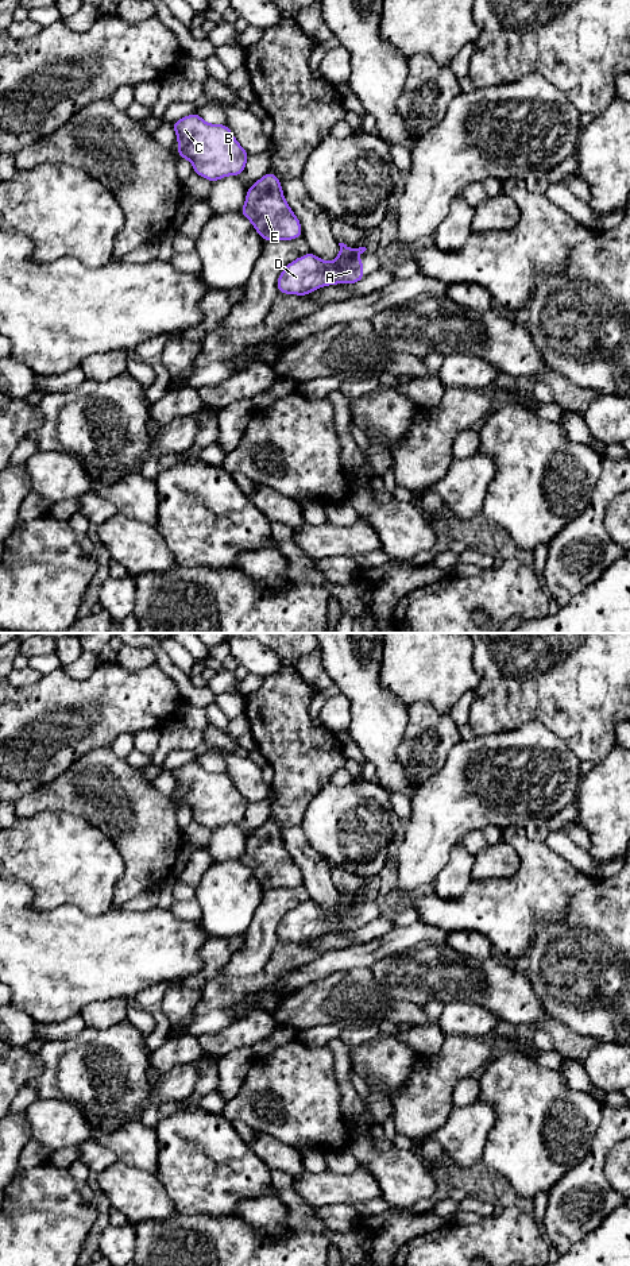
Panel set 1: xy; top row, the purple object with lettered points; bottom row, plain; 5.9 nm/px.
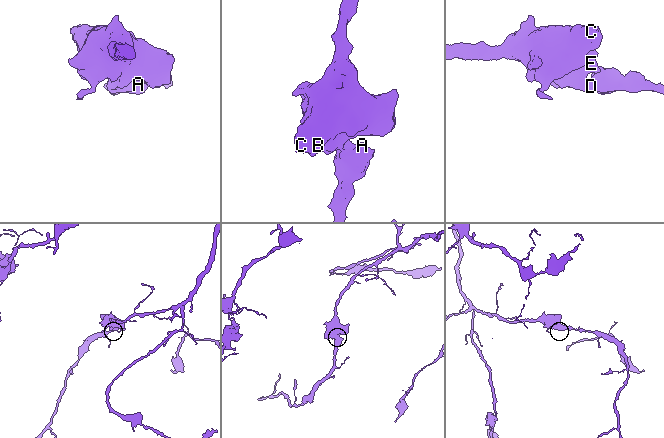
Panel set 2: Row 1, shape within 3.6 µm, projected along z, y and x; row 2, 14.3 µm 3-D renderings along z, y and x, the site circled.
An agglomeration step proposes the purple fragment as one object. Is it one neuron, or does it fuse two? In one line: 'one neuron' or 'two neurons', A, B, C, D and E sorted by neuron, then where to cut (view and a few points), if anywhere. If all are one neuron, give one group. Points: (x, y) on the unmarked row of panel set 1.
one neuron | A B C D E | no cut

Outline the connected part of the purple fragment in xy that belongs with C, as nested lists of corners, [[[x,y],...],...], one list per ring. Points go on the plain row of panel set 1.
[[[197,760],[171,772],[177,781],[178,806],[193,811],[194,822],[212,831],[225,823],[240,823],[250,802],[227,772],[209,772]]]

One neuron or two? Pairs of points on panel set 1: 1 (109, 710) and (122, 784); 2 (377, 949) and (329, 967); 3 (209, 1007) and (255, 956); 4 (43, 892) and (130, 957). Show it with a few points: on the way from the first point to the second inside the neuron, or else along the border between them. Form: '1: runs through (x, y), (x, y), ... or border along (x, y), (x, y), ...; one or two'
1: border along (109, 747), (92, 748), (80, 757); two
2: runs through (364, 956), (341, 960); one
3: border along (266, 965), (259, 972), (243, 977), (219, 975); two
4: border along (33, 888), (37, 909), (76, 904), (89, 915); two

